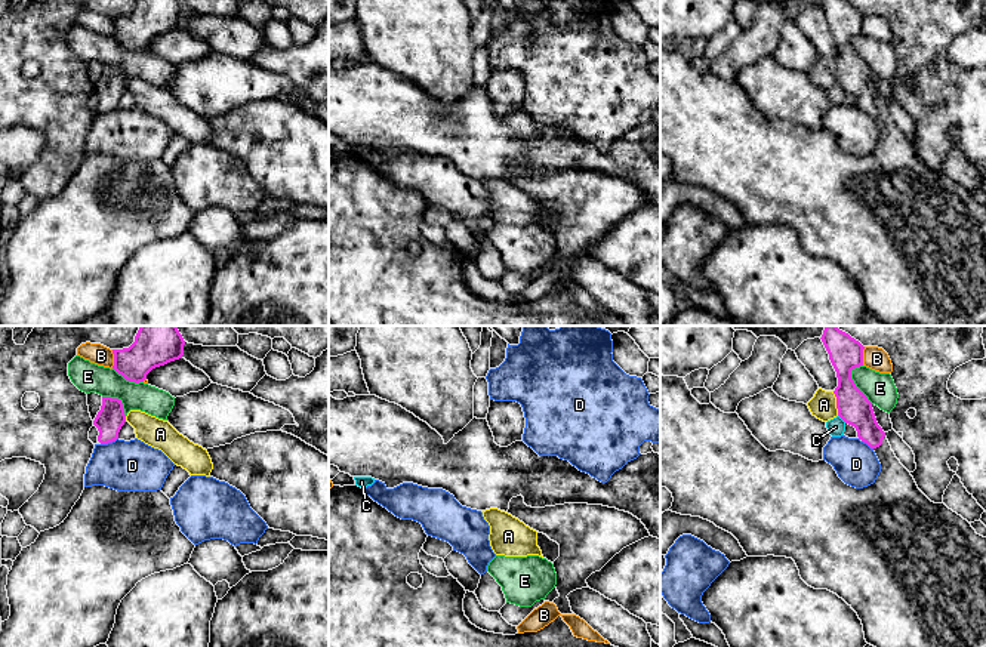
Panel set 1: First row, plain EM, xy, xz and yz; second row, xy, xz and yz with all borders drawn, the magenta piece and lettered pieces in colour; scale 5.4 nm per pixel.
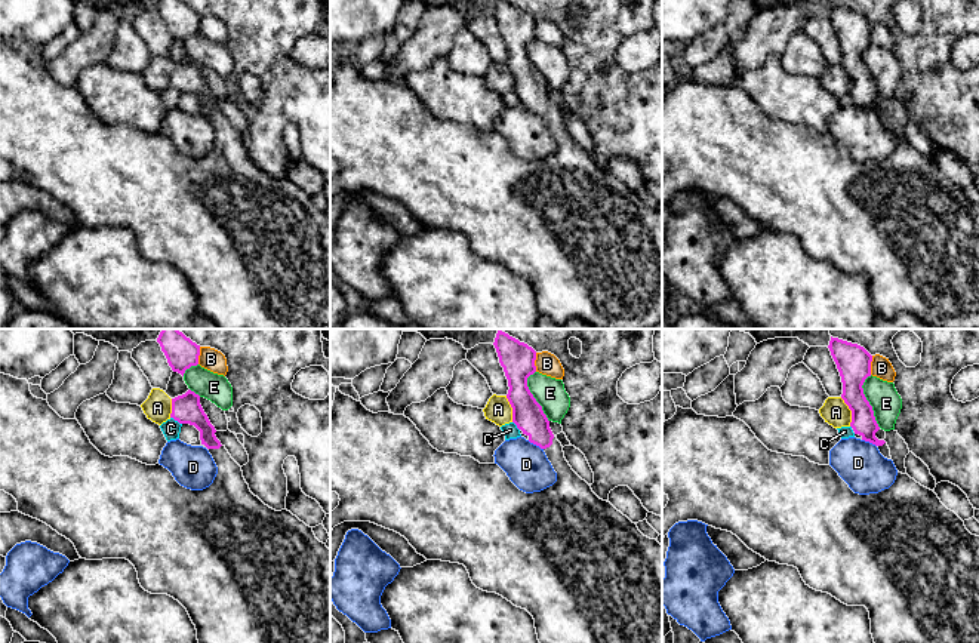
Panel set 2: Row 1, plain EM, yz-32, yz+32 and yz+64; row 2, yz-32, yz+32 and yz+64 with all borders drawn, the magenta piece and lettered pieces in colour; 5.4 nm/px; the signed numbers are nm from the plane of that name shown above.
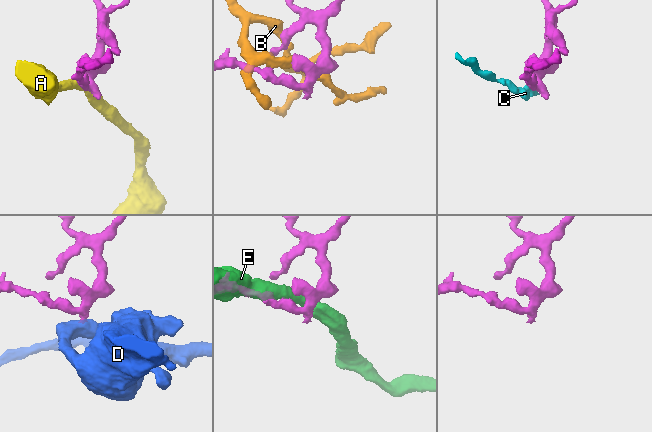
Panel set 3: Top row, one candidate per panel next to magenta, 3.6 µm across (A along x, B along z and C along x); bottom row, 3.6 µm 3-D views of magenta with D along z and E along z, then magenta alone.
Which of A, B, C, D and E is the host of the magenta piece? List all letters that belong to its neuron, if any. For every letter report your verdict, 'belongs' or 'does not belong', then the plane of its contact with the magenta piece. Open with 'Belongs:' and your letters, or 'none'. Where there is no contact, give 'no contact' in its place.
Belongs: none
A: does not belong; meets magenta in yz
B: does not belong; meets magenta in xy
C: does not belong; meets magenta in yz
D: does not belong; meets magenta in xy
E: does not belong; meets magenta in yz

